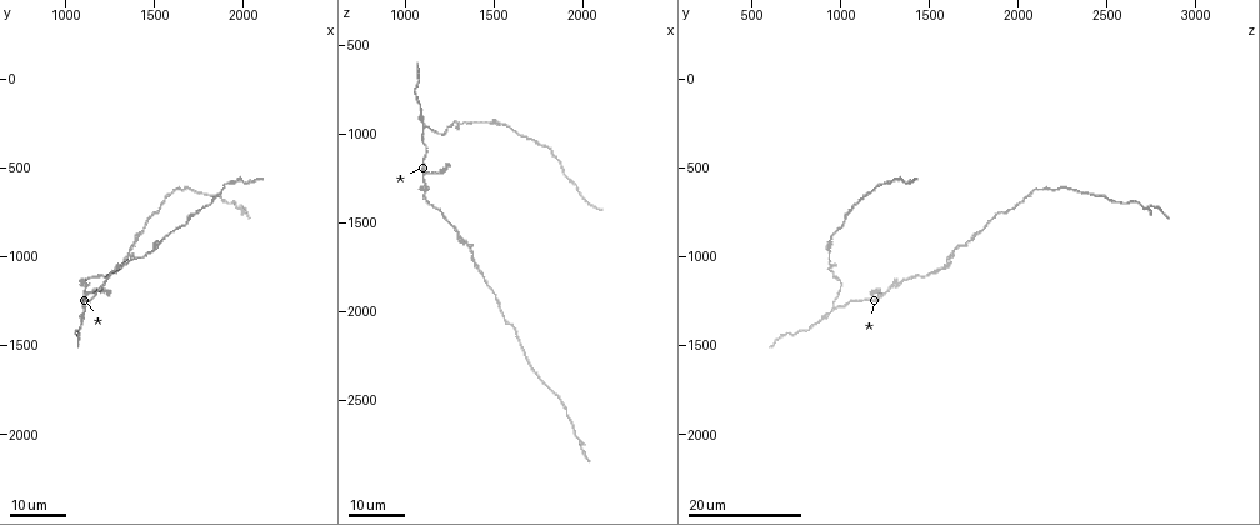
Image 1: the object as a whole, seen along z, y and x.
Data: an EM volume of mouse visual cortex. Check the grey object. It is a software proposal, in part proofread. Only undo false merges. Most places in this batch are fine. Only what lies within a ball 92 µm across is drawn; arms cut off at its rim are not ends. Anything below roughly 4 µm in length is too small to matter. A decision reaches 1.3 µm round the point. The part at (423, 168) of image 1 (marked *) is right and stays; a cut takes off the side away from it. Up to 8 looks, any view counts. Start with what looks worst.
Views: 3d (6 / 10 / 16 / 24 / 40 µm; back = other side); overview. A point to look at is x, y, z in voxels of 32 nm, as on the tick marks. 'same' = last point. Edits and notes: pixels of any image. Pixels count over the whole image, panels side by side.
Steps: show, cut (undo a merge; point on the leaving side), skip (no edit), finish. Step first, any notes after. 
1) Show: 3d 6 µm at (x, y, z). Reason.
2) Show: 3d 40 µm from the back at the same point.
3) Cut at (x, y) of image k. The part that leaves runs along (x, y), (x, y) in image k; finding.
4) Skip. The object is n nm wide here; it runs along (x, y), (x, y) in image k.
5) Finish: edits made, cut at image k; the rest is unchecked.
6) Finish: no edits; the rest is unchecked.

Show: 3d 24 µm at (1120, 1220, 1220). Three arms meet.

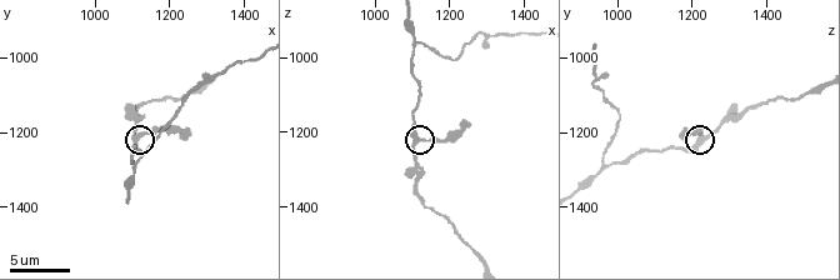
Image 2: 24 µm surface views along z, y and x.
Show: 3d 6 µm at (1110, 1210, 1230).

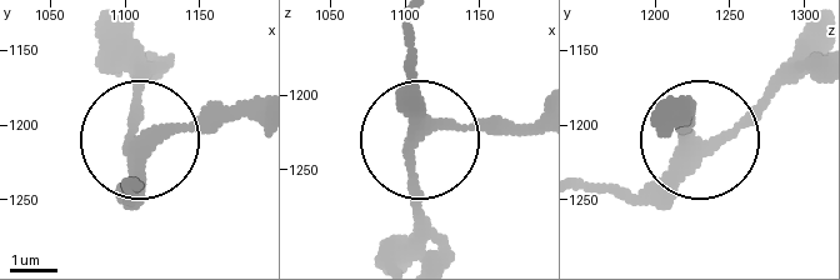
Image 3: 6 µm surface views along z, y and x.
Show: 3d 6 µm from the back at (1108, 1214, 1228).

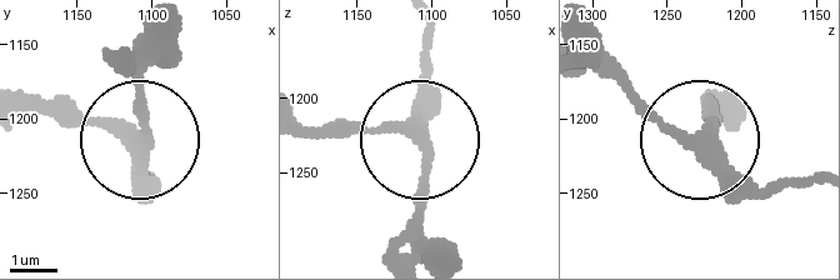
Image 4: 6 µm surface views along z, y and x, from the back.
Skip. The object is 260 nm wide here; it runs along (429, 90), (416, 138), (309, 134) in image 4; continuous, no second neuron.

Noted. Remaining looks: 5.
Show: 3d 10 µm at (1110, 1280, 960). Three-way junction.

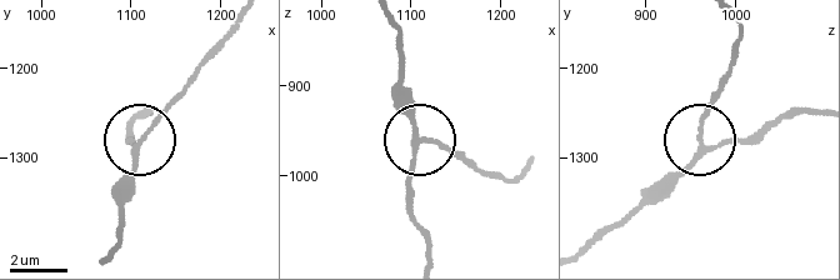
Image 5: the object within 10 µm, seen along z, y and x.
Show: 3d 10 µm from the back at (1110, 1285, 960). From behind.

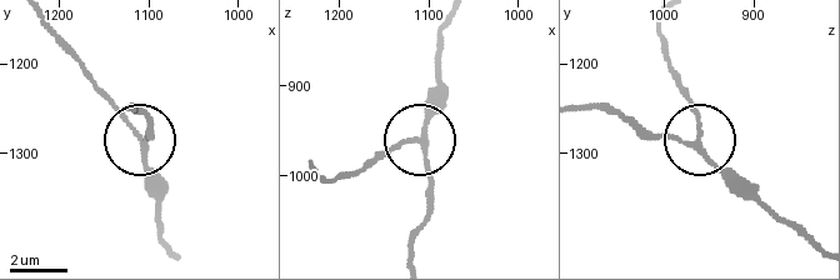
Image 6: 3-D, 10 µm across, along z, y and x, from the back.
Skip. 3 arms meet here; it runs along (413, 254), (426, 211), (420, 133), (434, 78) in image 6; all the same neuron.

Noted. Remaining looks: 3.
Show: 3d 24 µm at (1360, 980, 1640). Side arm on a straight run.

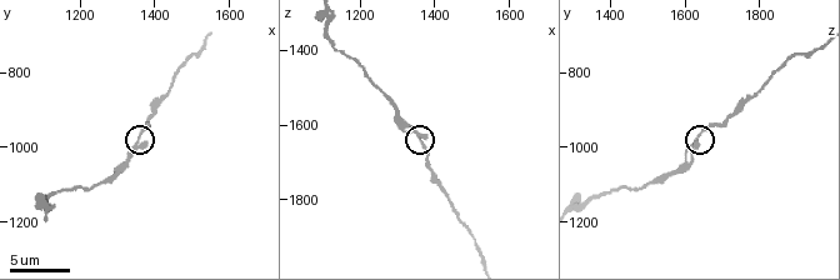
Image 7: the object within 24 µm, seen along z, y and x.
Show: 3d 6 µm at (1360, 970, 1640).

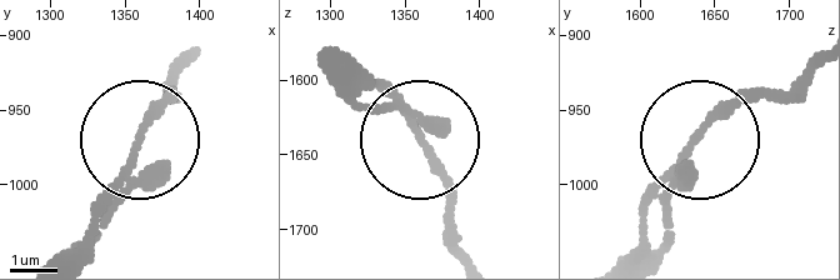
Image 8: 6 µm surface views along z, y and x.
Skip. 3 arms meet here; it runs along (628, 253), (644, 205), (688, 145), (803, 66) in image 8; one neuron here.

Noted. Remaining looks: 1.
Show: 3d 10 µm at (1120, 1140, 1370). Sudden change in width.

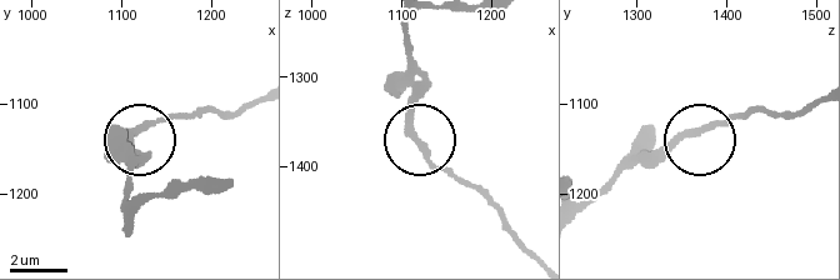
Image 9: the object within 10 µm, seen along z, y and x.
Skip. It runs along (404, 23), (410, 116), (420, 145), (465, 185) in image 9; all the same neuron.

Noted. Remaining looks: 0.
Finish: no edits; the rest is unchecked.

